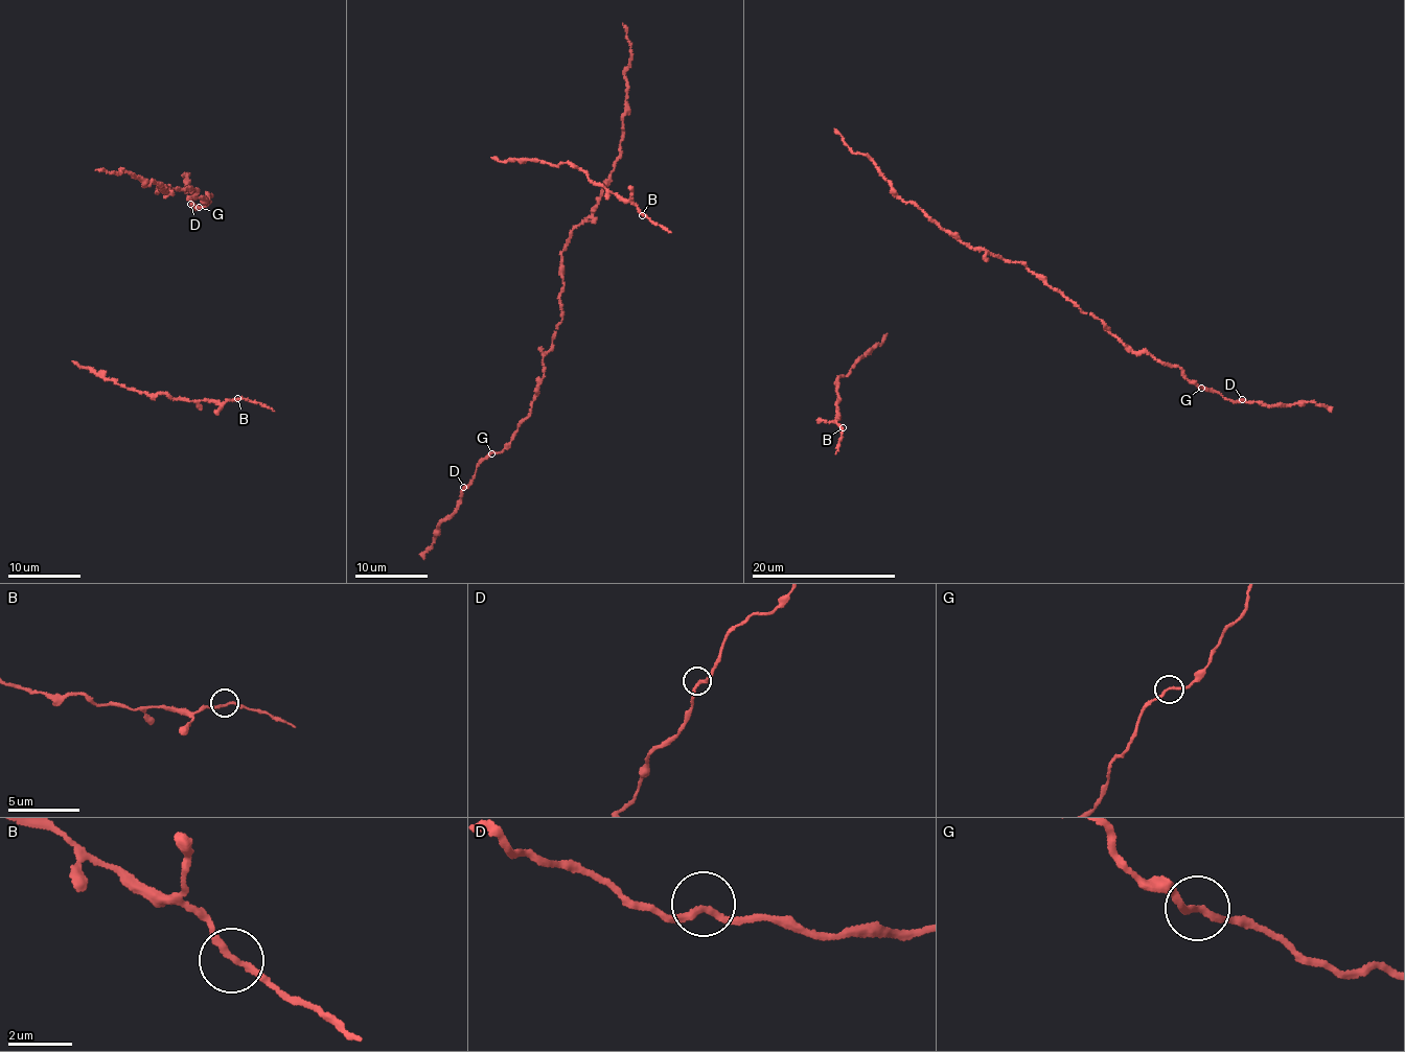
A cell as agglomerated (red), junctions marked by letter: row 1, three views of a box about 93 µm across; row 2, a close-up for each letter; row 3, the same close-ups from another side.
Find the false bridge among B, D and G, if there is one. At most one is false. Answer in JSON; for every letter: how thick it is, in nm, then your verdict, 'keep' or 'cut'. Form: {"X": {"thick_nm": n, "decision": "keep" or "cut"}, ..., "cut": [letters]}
{"B": {"thick_nm": 190, "decision": "keep"}, "D": {"thick_nm": 200, "decision": "keep"}, "G": {"thick_nm": 200, "decision": "keep"}, "cut": []}

